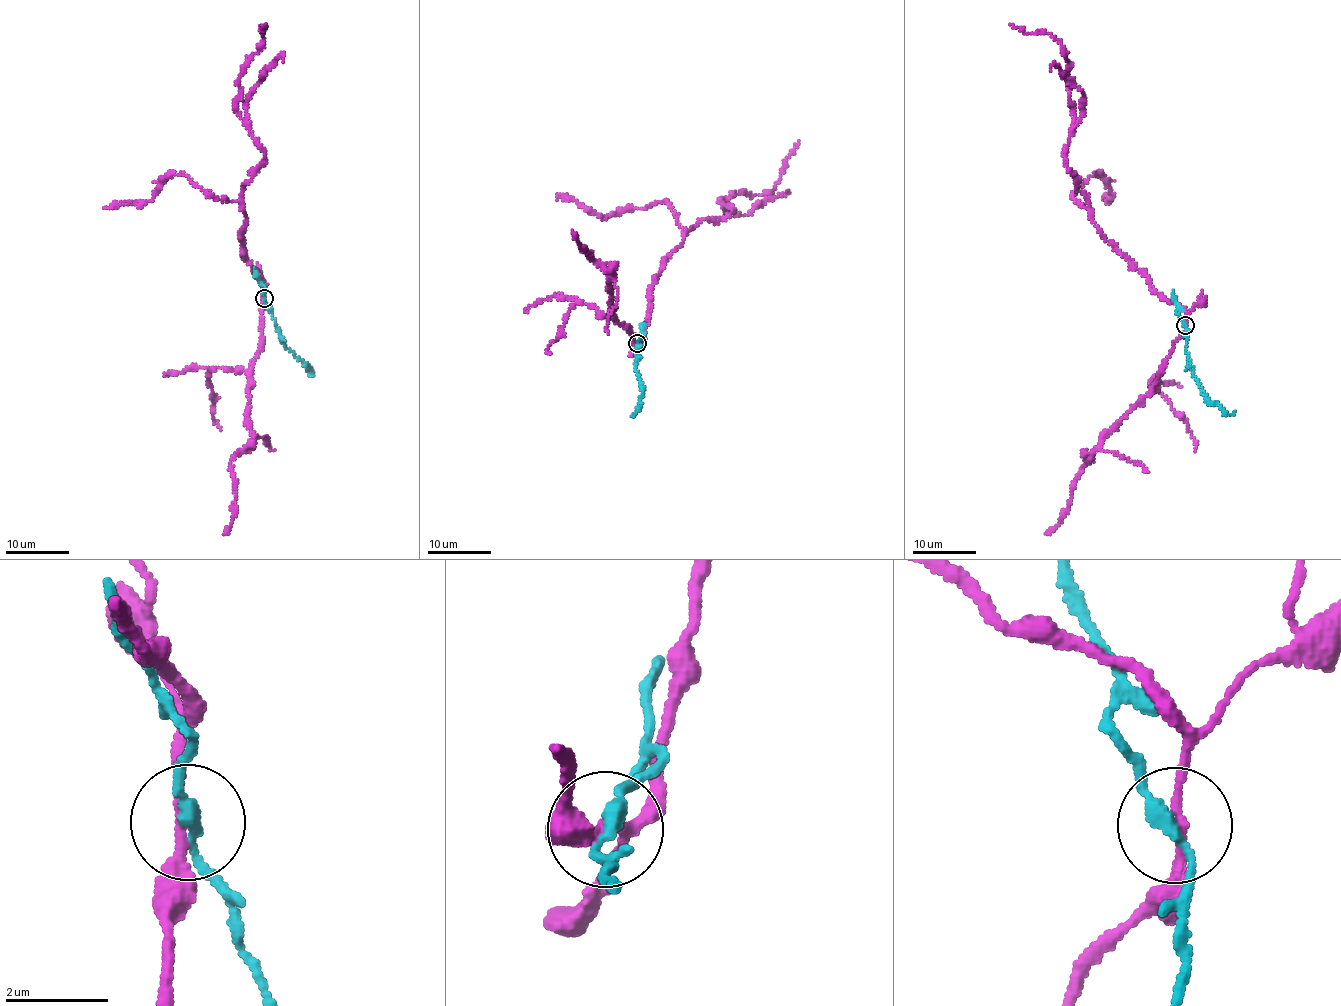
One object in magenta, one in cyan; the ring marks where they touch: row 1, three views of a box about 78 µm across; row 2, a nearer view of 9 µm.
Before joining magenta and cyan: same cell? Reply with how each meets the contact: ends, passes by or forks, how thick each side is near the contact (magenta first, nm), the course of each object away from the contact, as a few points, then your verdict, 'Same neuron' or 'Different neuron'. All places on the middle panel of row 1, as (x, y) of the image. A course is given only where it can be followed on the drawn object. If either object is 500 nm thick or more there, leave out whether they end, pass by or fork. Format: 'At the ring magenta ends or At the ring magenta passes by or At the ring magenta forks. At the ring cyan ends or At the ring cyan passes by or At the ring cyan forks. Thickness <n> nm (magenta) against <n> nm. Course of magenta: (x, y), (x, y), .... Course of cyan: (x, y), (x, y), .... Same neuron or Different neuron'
At the ring magenta passes by. At the ring cyan passes by. Thickness 180 nm (magenta) against 240 nm. Course of magenta: (637, 343), (664, 258), (702, 220), (722, 220), (731, 212), (720, 201), (741, 192), (769, 193), (800, 141). Course of cyan: (637, 343), (639, 351), (634, 363), (642, 391), (632, 417). Different neuron

